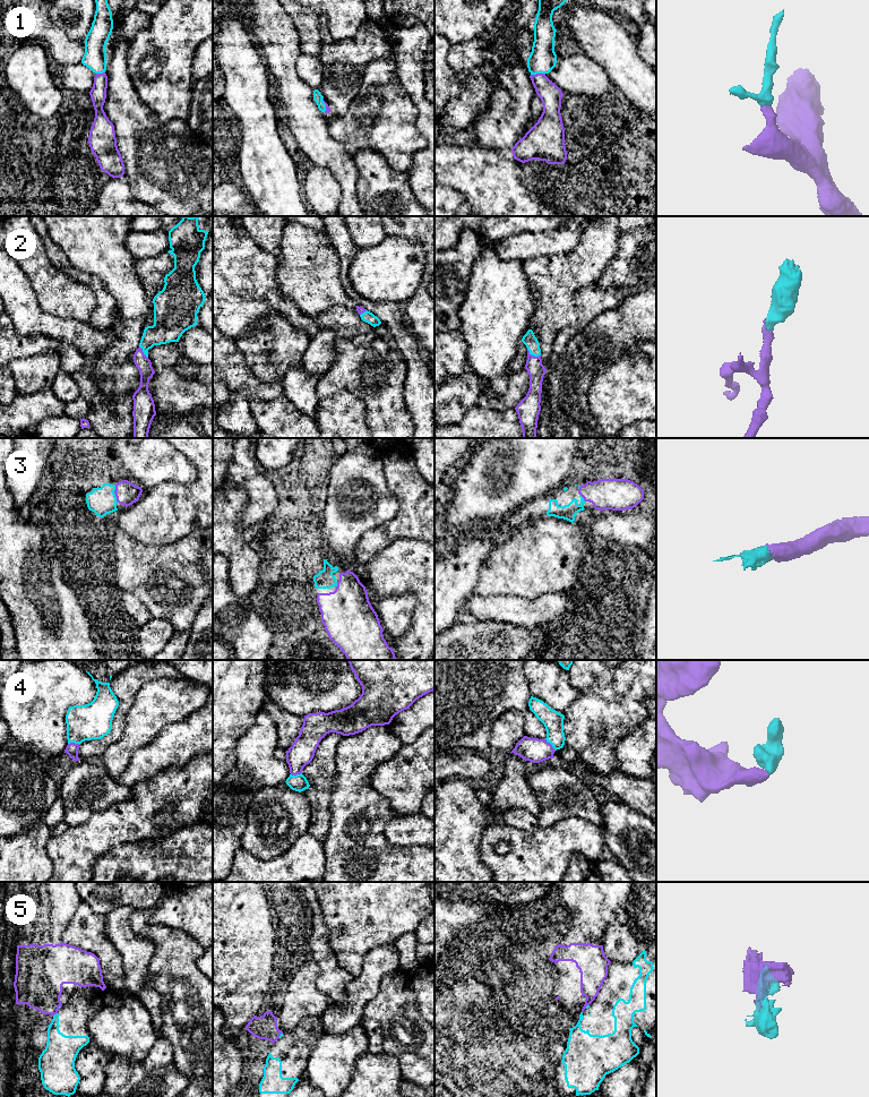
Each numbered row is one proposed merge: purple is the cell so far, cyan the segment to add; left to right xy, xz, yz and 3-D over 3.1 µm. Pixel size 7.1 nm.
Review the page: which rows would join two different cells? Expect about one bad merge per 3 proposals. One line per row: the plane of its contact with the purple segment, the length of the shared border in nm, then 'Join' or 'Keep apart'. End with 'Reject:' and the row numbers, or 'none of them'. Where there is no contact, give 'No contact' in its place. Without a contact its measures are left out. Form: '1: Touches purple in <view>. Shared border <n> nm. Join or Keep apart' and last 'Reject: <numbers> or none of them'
1: Touches purple in yz. Shared border 110 nm. Join
2: Touches purple in yz. Shared border 110 nm. Join
3: Touches purple in xy. Shared border 120 nm. Join
4: Touches purple in yz. Shared border 120 nm. Join
5: Touches purple in xy. Shared border 40 nm. Keep apart
Reject: 5

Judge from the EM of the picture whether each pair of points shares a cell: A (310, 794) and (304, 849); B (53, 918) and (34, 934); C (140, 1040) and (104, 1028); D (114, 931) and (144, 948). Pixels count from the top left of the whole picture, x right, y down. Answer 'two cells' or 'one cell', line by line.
A: two cells
B: one cell
C: one cell
D: one cell

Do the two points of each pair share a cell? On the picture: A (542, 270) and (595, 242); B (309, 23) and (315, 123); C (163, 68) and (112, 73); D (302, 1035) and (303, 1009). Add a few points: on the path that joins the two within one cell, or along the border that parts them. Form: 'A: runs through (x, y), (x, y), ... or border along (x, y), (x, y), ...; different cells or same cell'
A: runs through (556, 268), (569, 268), (582, 256); same cell
B: border along (290, 16), (300, 42); different cells
C: border along (128, 44), (127, 70), (138, 96); different cells
D: border along (320, 1017), (306, 1017), (294, 1027), (283, 1033); different cells

